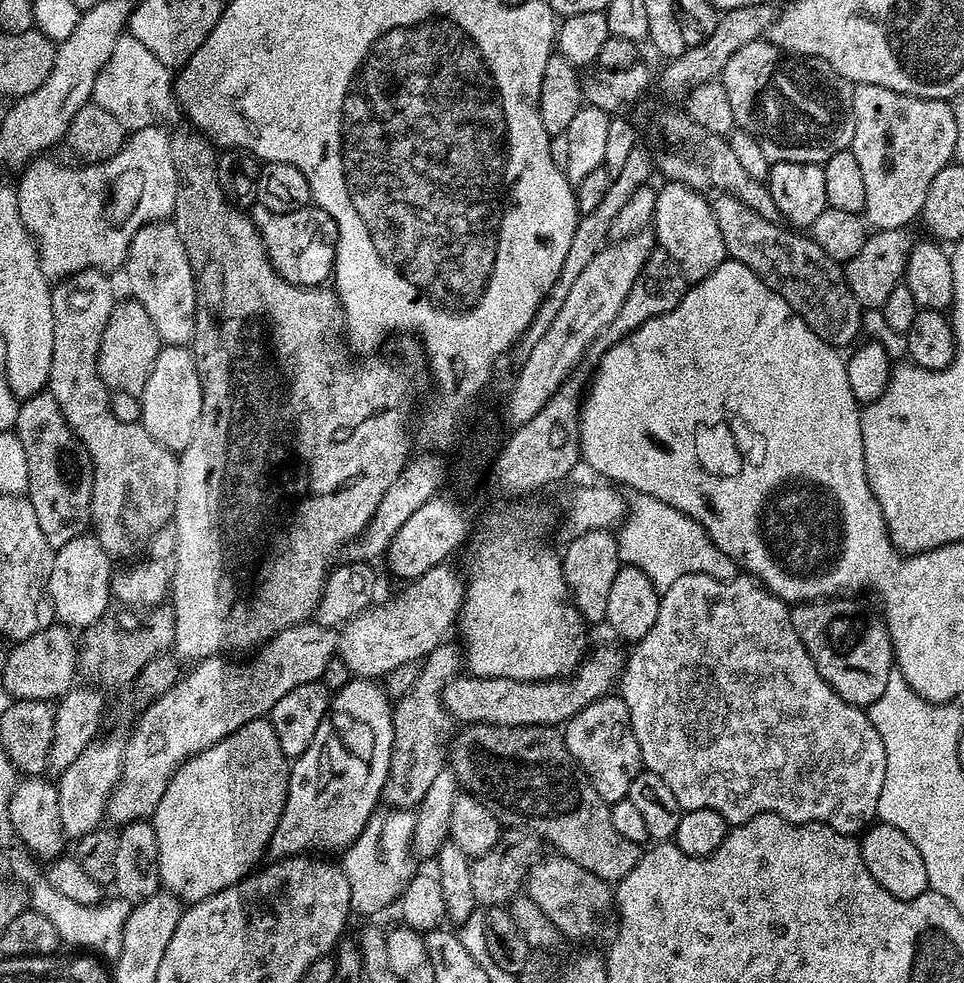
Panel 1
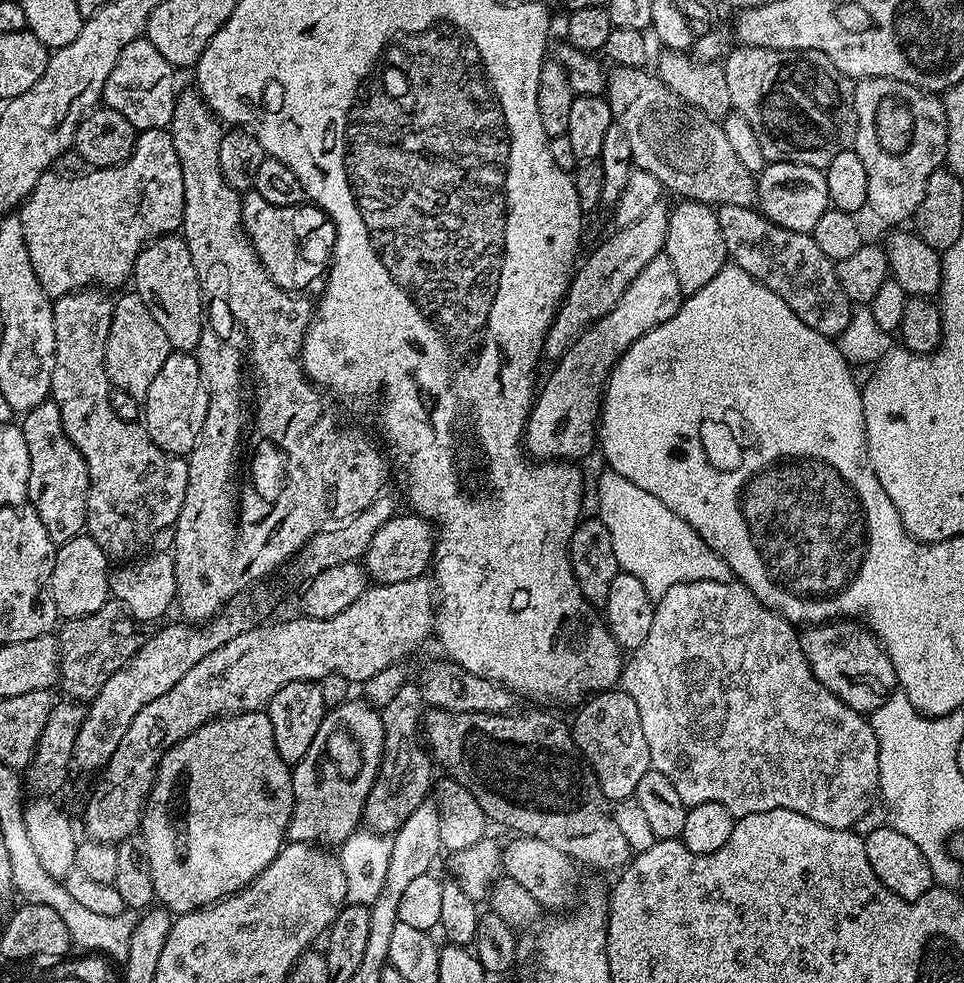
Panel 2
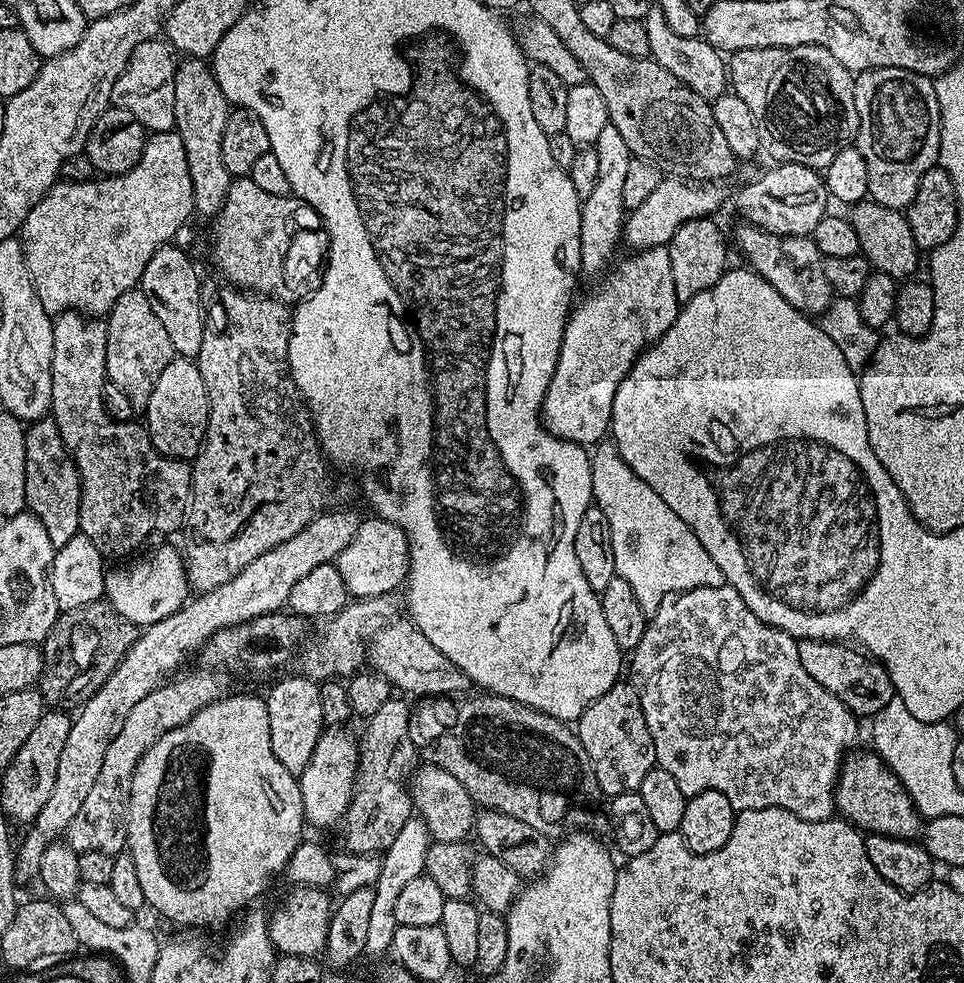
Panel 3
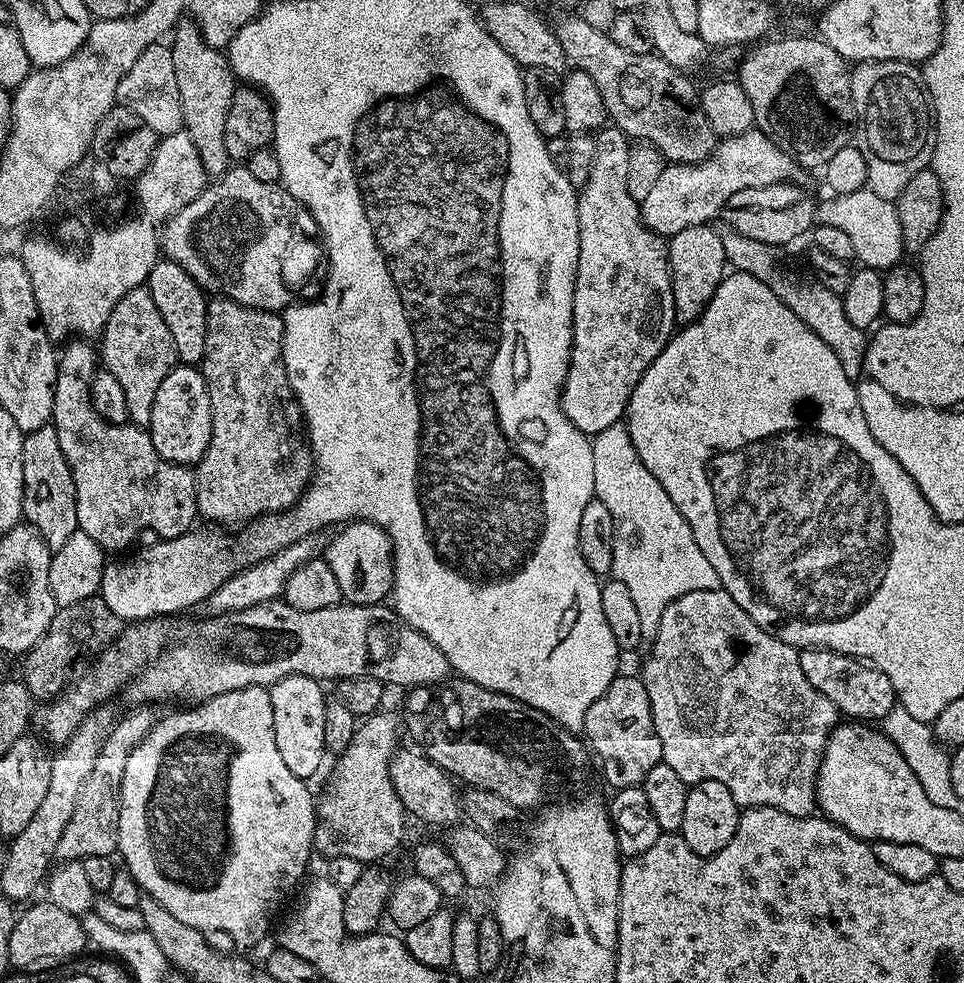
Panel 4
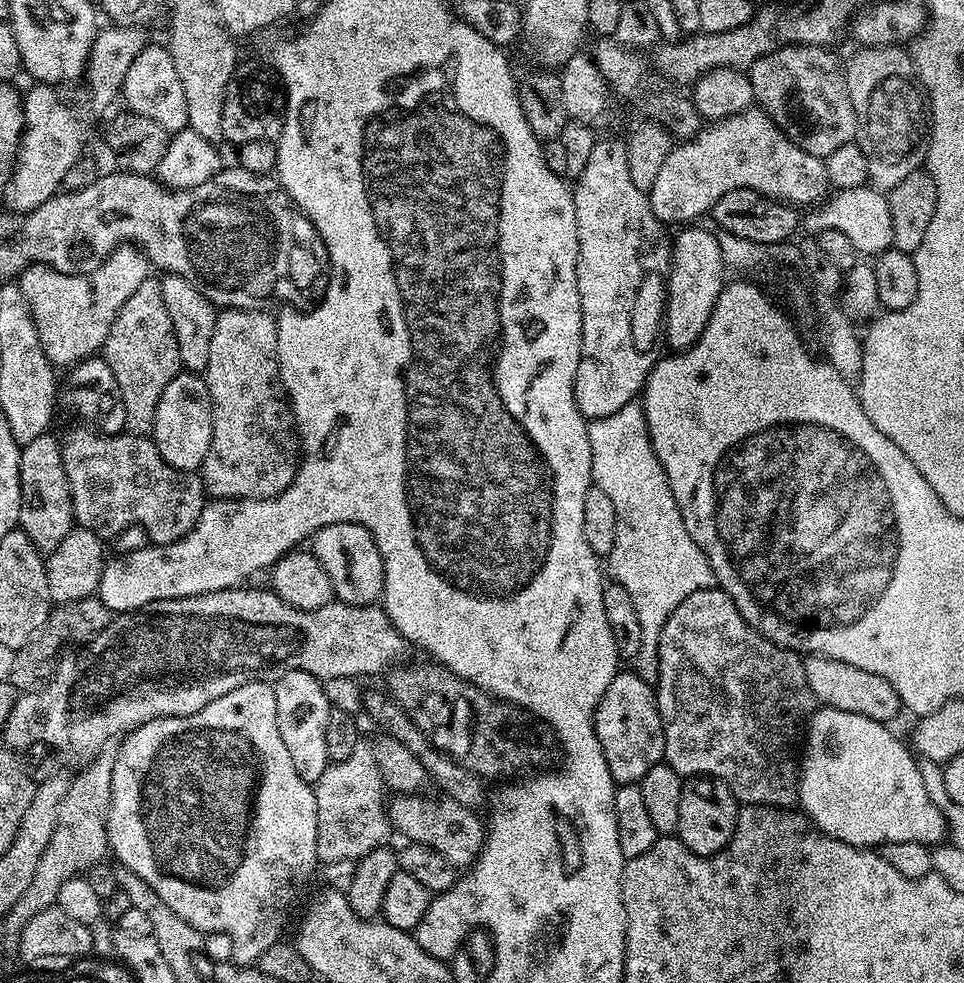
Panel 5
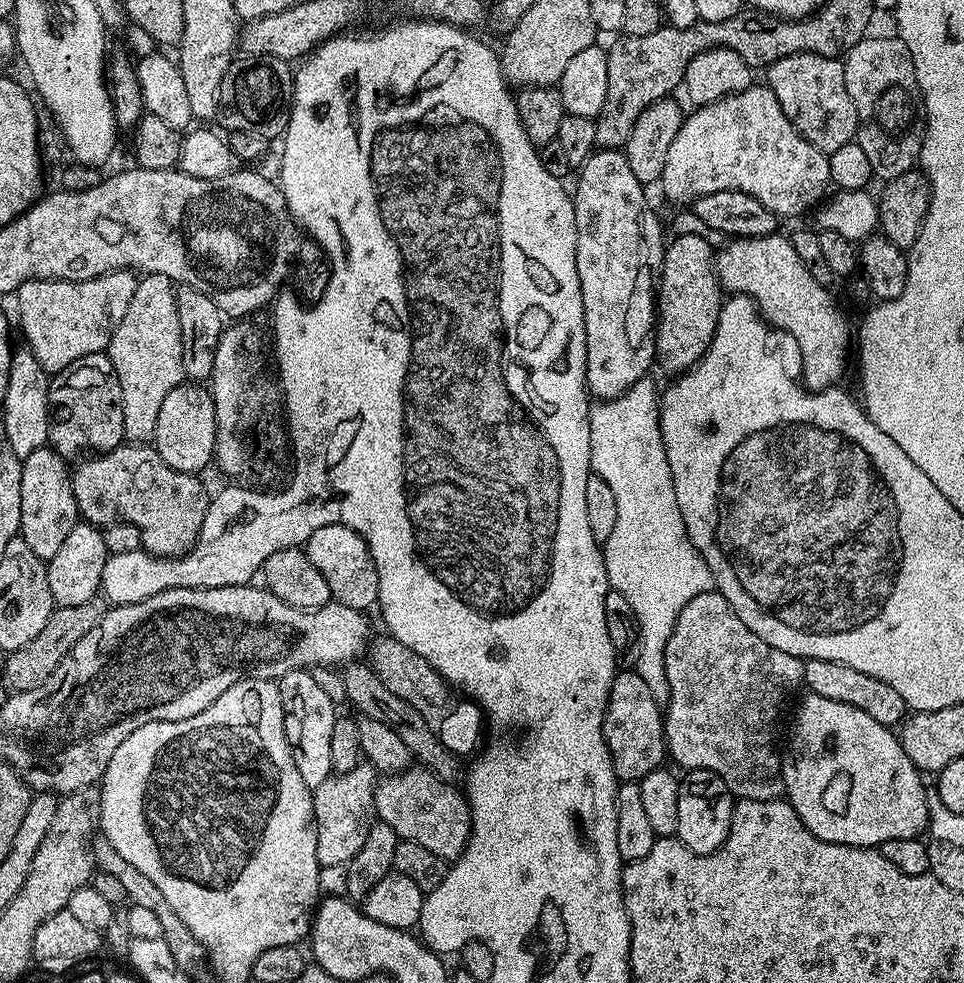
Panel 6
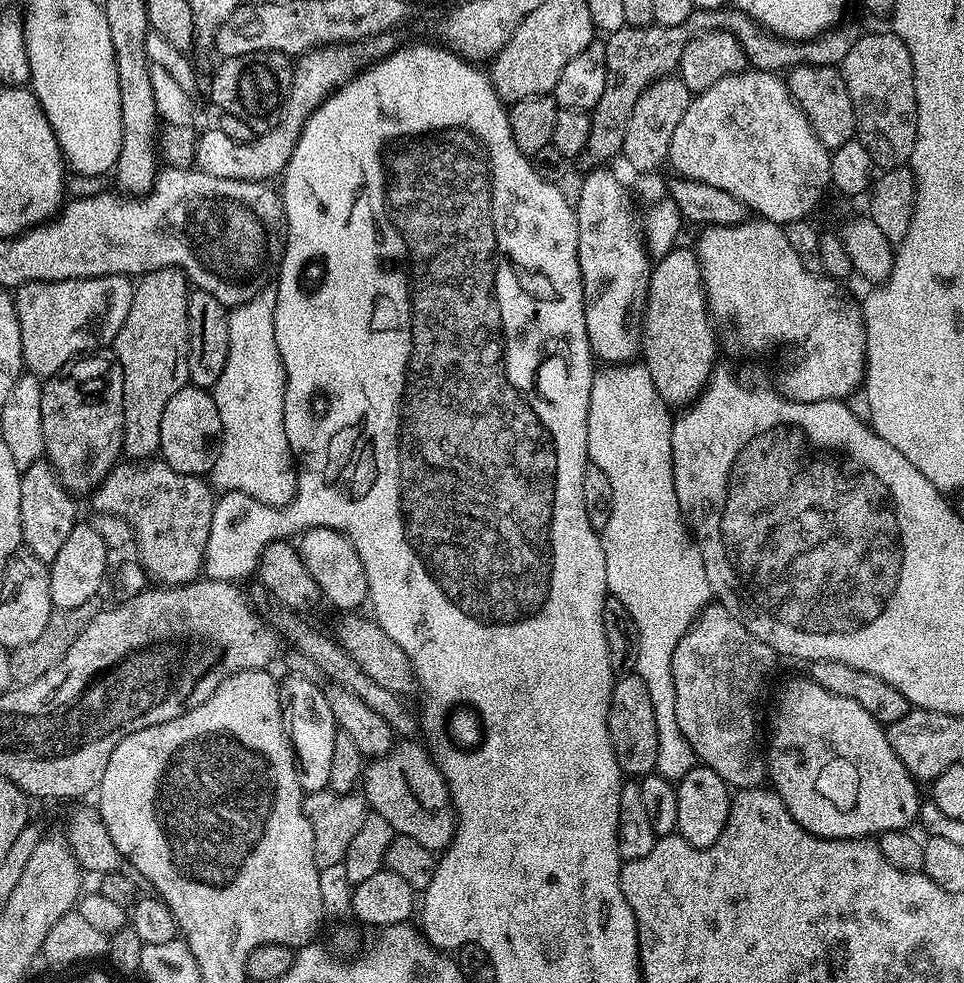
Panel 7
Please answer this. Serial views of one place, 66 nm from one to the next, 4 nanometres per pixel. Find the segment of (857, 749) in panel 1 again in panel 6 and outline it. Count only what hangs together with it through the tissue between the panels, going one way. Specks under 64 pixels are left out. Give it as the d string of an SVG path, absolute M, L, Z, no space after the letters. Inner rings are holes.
M713 590L690 598L690 602L686 602L682 614L678 614L678 622L670 634L670 642L666 642L664 665L666 666L666 682L668 683L668 699L666 711L663 713L667 755L671 759L673 756L681 764L681 769L701 768L718 774L718 778L722 778L722 782L726 782L726 786L732 791L733 797L742 800L777 799L784 791L784 780L780 777L782 756L778 748L776 752L772 743L776 740L776 723L780 720L780 711L783 710L784 703L796 691L801 691L804 683L804 660L794 654L786 654L786 650L774 650L774 646L762 642L762 638L758 638L758 634L754 634L754 630L750 630L750 626L746 626L746 622L742 622L742 618L738 618L738 614L734 614L730 602L726 602L724 595Z

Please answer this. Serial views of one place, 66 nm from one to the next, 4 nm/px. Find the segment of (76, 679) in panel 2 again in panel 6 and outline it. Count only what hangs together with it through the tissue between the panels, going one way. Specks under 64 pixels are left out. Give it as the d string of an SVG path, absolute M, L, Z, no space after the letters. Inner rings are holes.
M97 598L90 602L82 602L82 606L66 606L65 608L53 607L50 618L46 618L46 626L26 646L18 646L18 650L7 653L4 659L4 684L9 693L34 690L54 674L62 658L74 647L98 622L103 618L106 604L103 599Z

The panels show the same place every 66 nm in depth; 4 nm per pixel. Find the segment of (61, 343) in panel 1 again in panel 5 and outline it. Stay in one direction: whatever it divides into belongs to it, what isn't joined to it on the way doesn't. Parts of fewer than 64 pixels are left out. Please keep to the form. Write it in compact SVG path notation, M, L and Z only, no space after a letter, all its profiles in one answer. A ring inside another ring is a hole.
M91 426L79 427L70 429L60 440L62 466L70 482L72 514L79 527L97 530L100 508L96 504L113 504L116 507L108 516L109 524L102 528L103 535L108 538L114 538L135 521L147 530L152 544L174 544L192 529L194 522L198 522L198 514L202 514L206 503L206 493L204 482L196 472L183 472L170 466L158 454L156 445L148 436L105 434Z

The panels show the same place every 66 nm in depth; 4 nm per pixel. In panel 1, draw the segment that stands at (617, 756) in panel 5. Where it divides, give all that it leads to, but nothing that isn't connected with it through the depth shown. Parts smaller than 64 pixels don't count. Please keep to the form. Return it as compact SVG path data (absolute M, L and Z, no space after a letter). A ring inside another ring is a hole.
M619 694L603 696L601 700L590 702L590 706L578 710L578 714L574 714L574 718L570 718L568 723L563 725L562 735L570 754L576 760L577 769L591 782L594 790L598 790L598 794L608 805L628 799L630 782L634 782L634 778L641 772L642 761L638 738L634 738L634 730L630 722L630 710Z

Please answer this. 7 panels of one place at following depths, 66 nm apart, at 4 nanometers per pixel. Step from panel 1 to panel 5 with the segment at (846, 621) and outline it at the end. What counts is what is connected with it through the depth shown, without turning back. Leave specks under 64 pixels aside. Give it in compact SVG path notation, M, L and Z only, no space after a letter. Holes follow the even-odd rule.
M819 654L805 655L803 662L806 686L810 686L814 698L823 707L847 710L850 714L862 714L862 718L874 718L874 722L879 724L892 722L892 719L902 712L898 690L894 690L894 686L890 686L886 678L878 678L878 674L870 674L870 670L858 670L858 666L850 666L850 662Z

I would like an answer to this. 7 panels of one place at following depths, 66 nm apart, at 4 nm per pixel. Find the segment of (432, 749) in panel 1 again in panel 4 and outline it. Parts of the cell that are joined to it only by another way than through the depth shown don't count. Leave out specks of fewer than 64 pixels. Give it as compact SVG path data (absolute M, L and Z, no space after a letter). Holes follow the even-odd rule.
M377 710L369 716L363 717L357 723L356 733L354 738L350 742L350 746L346 746L344 752L339 753L338 759L340 760L336 764L336 770L333 772L332 777L328 780L328 785L324 788L324 797L319 797L318 800L318 815L316 818L316 838L314 841L314 848L317 853L320 852L324 855L324 858L331 858L335 856L341 856L342 858L352 858L360 861L364 866L375 865L377 862L383 861L383 856L388 856L396 847L400 844L400 839L404 836L404 820L406 821L406 813L402 802L398 798L398 794L394 794L394 782L390 782L390 762L392 761L392 756L396 751L398 751L398 744L396 744L396 739L399 738L400 734L402 736L402 724L399 719L396 720L391 716L390 713L384 712L385 710Z

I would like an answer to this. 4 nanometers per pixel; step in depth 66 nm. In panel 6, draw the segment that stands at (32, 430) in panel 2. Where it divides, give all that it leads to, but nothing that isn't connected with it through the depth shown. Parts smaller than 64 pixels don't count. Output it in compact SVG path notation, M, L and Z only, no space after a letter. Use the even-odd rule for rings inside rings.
M50 446L34 450L34 454L23 457L22 470L22 506L20 507L19 539L34 550L42 561L54 558L64 541L81 519L78 502L74 498L74 486L69 461L59 456Z

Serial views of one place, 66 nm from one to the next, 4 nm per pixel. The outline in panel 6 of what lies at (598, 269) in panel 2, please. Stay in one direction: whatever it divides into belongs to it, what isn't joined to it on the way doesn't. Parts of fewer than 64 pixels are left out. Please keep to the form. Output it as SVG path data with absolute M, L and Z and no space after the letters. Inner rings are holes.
M753 83L751 88L734 92L731 96L723 96L721 100L716 100L713 104L705 104L692 111L696 112L689 111L685 115L678 134L674 134L674 142L670 142L670 150L666 153L666 166L658 181L659 187L664 187L665 198L673 200L678 204L676 206L691 205L693 200L706 194L714 194L718 190L738 190L742 194L750 194L750 198L758 198L758 202L762 202L762 206L766 206L766 210L770 210L777 218L784 218L784 216L800 215L803 217L805 213L825 199L830 188L830 166L826 153L818 150L810 142L806 142L806 138L802 138L802 134L792 125L790 118L786 118L786 114L782 114L782 106L778 106L778 98L774 98L772 91L763 83Z

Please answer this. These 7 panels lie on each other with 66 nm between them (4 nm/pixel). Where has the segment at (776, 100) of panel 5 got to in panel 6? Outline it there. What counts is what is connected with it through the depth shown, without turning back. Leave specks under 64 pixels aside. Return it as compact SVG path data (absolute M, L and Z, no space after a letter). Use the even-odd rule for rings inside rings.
M790 54L790 58L778 58L766 69L766 86L778 98L782 114L818 150L826 154L846 146L856 139L858 114L854 110L854 98L846 90L844 61L840 58L826 58L822 54Z

